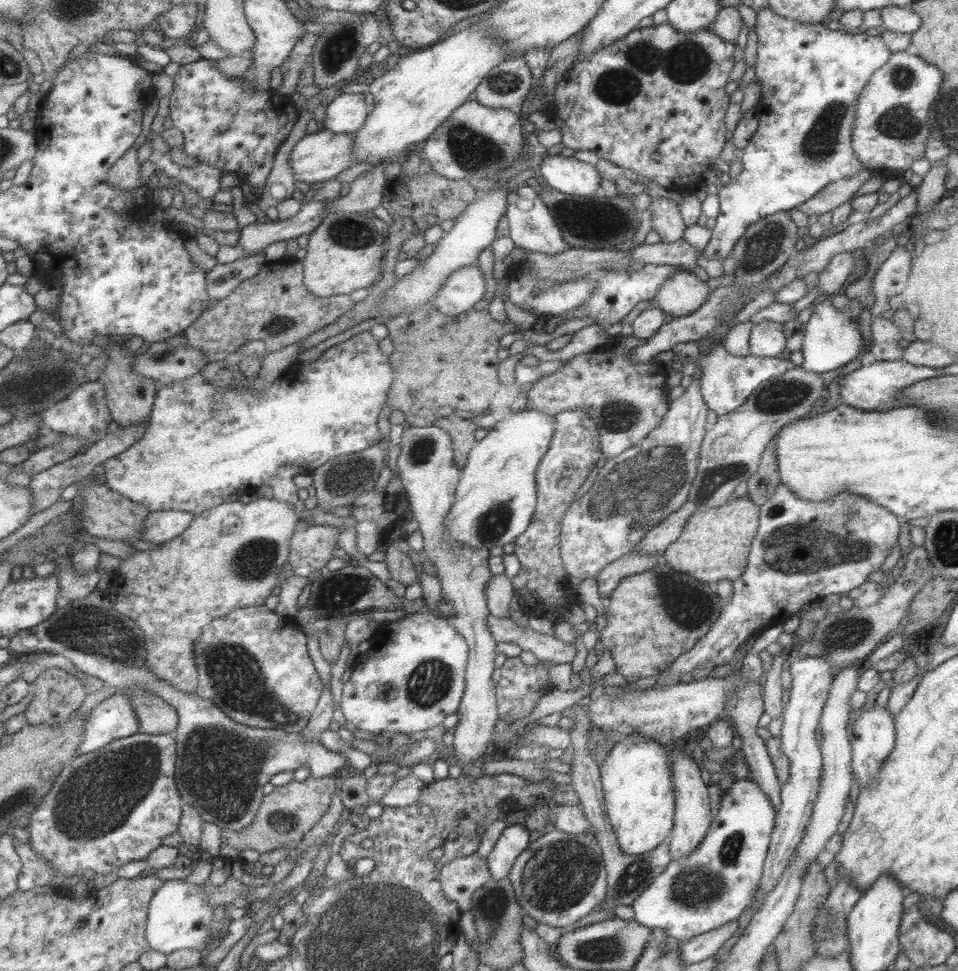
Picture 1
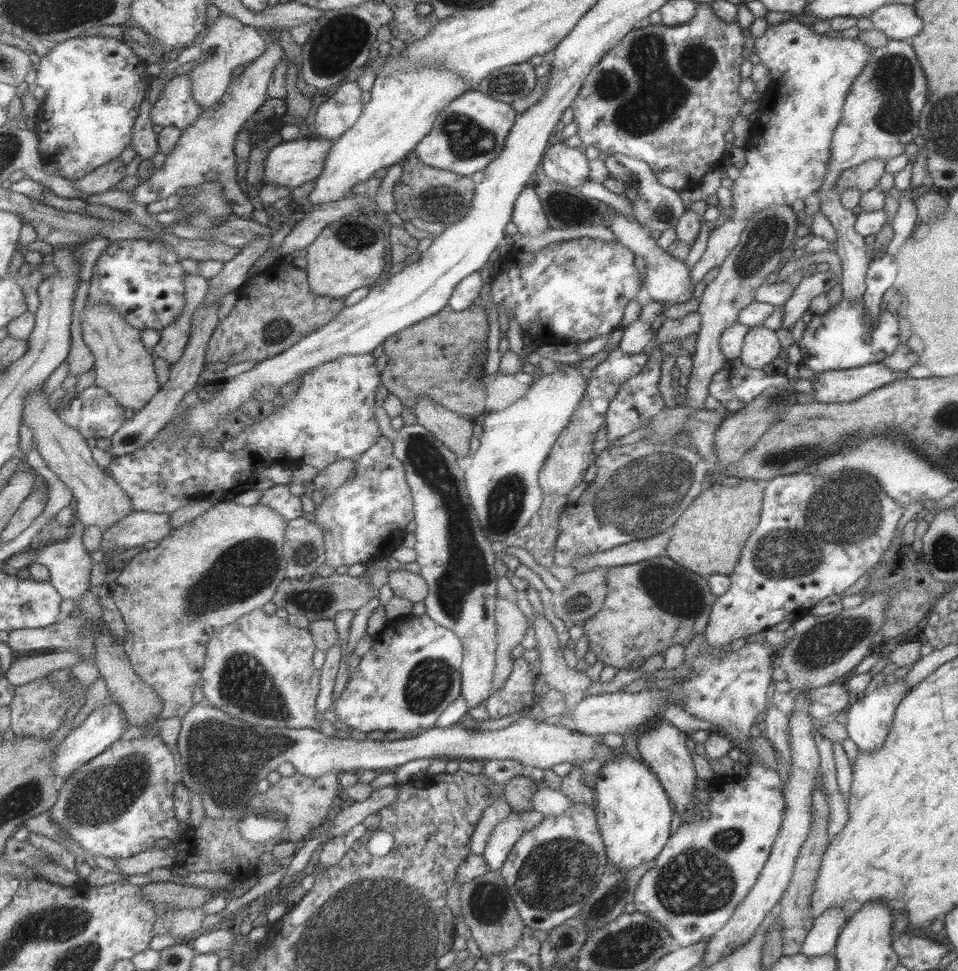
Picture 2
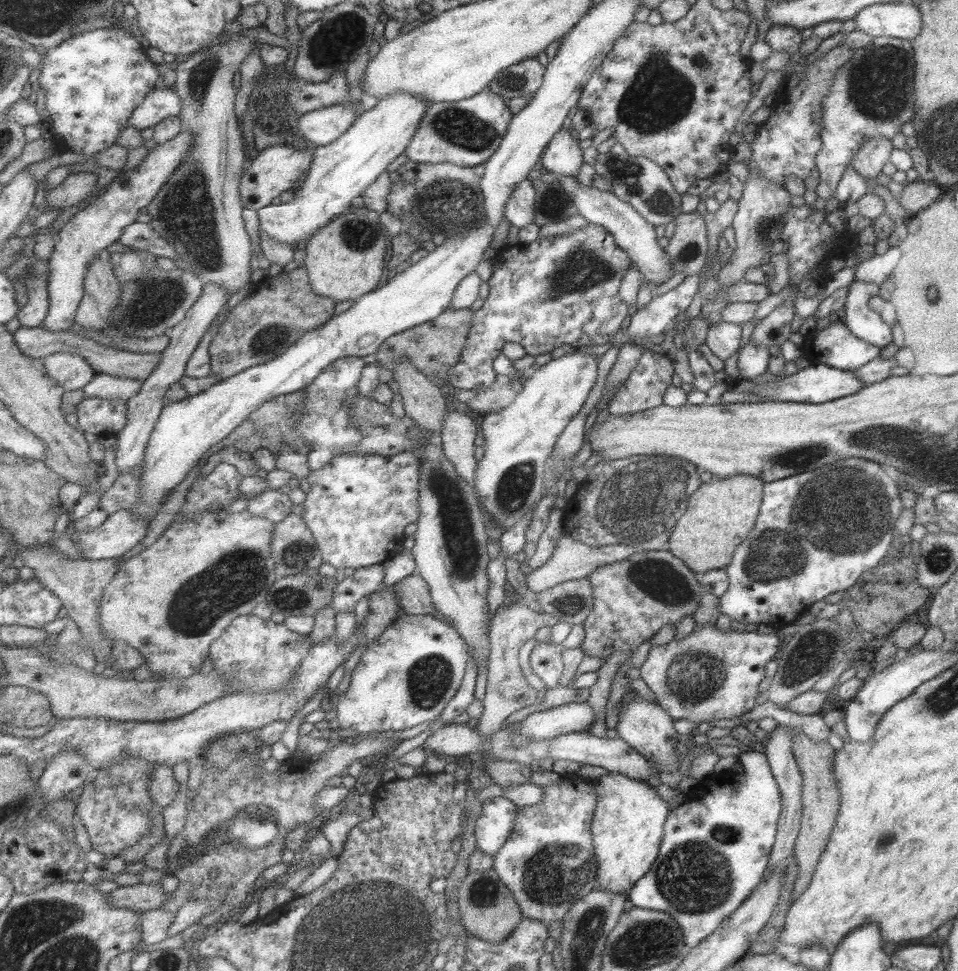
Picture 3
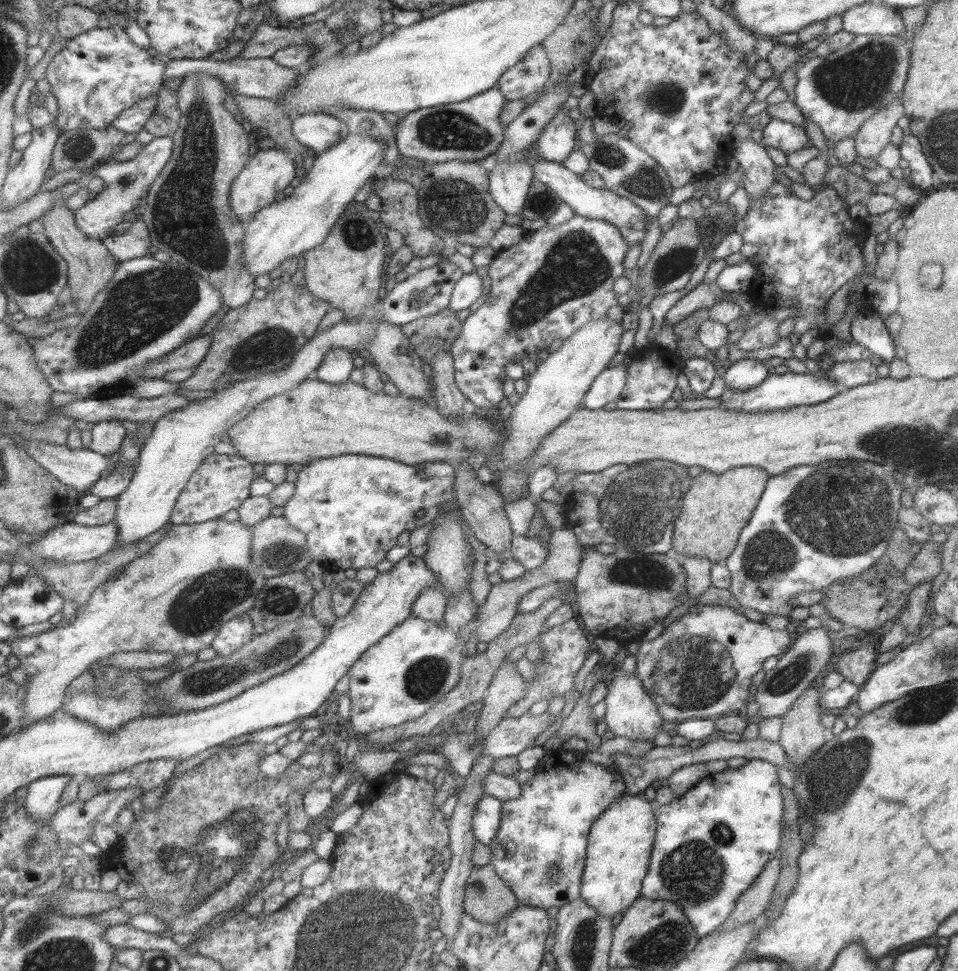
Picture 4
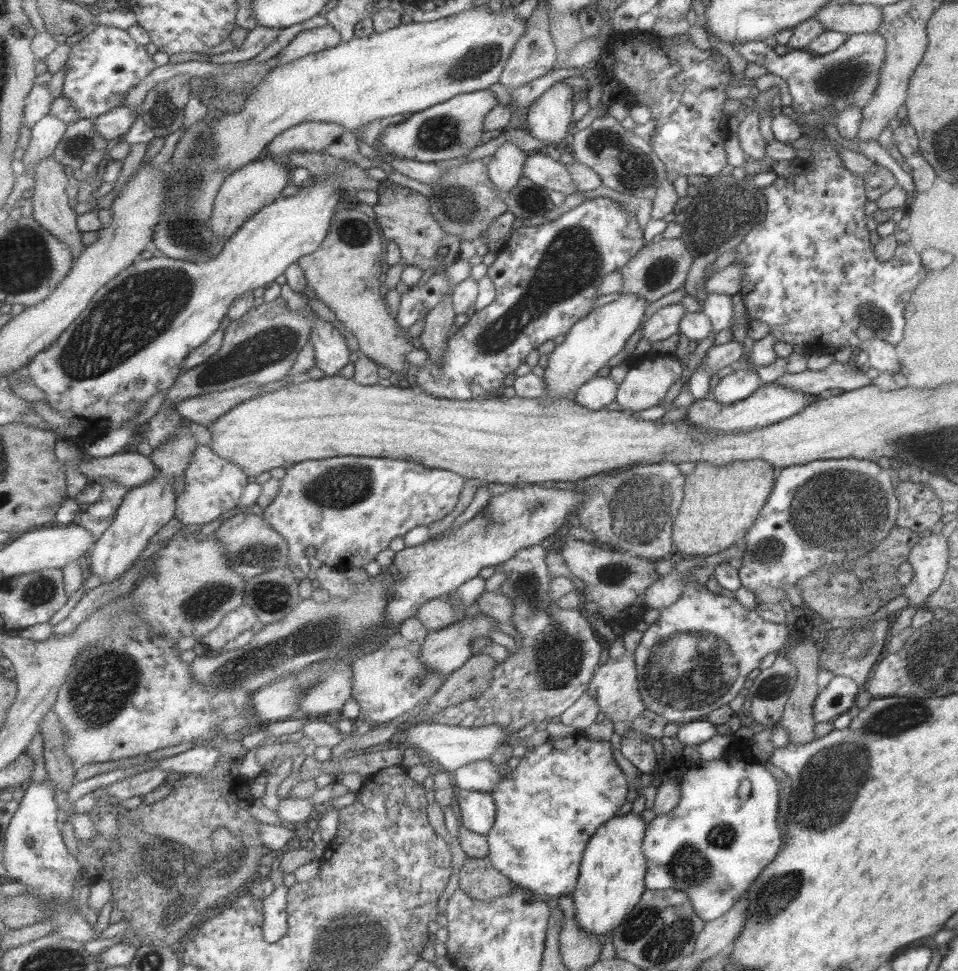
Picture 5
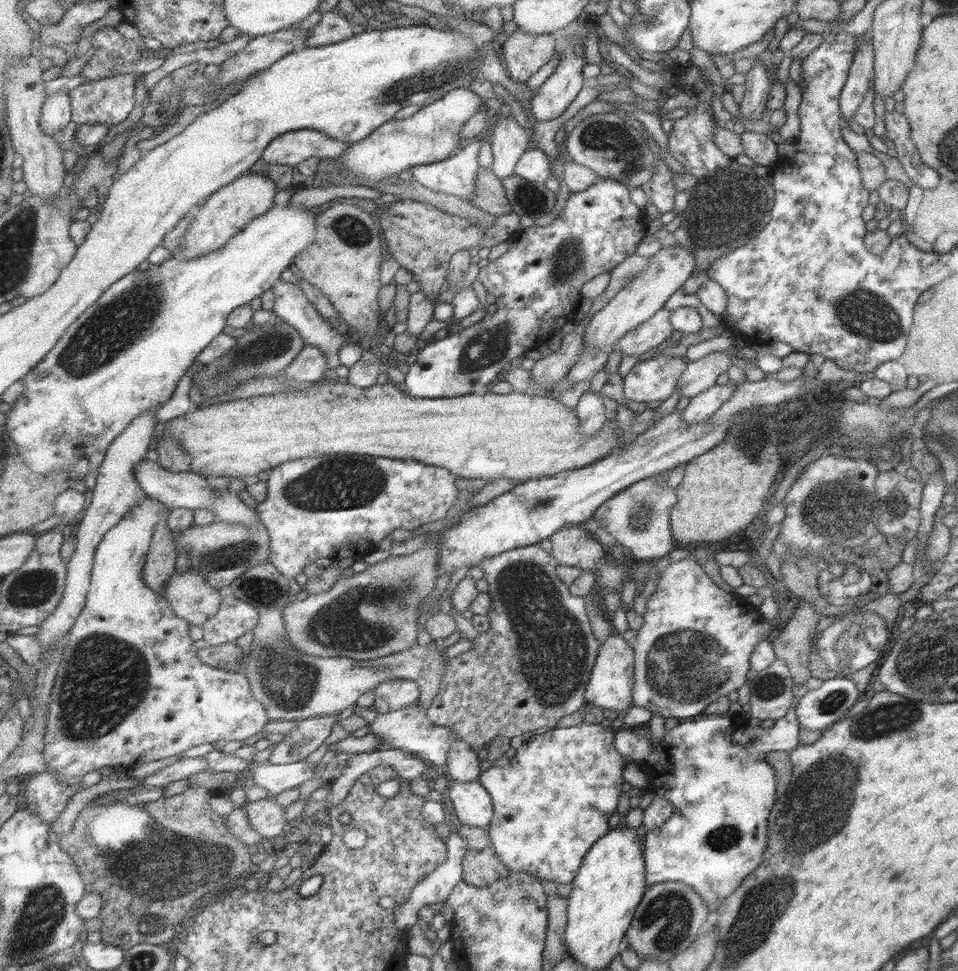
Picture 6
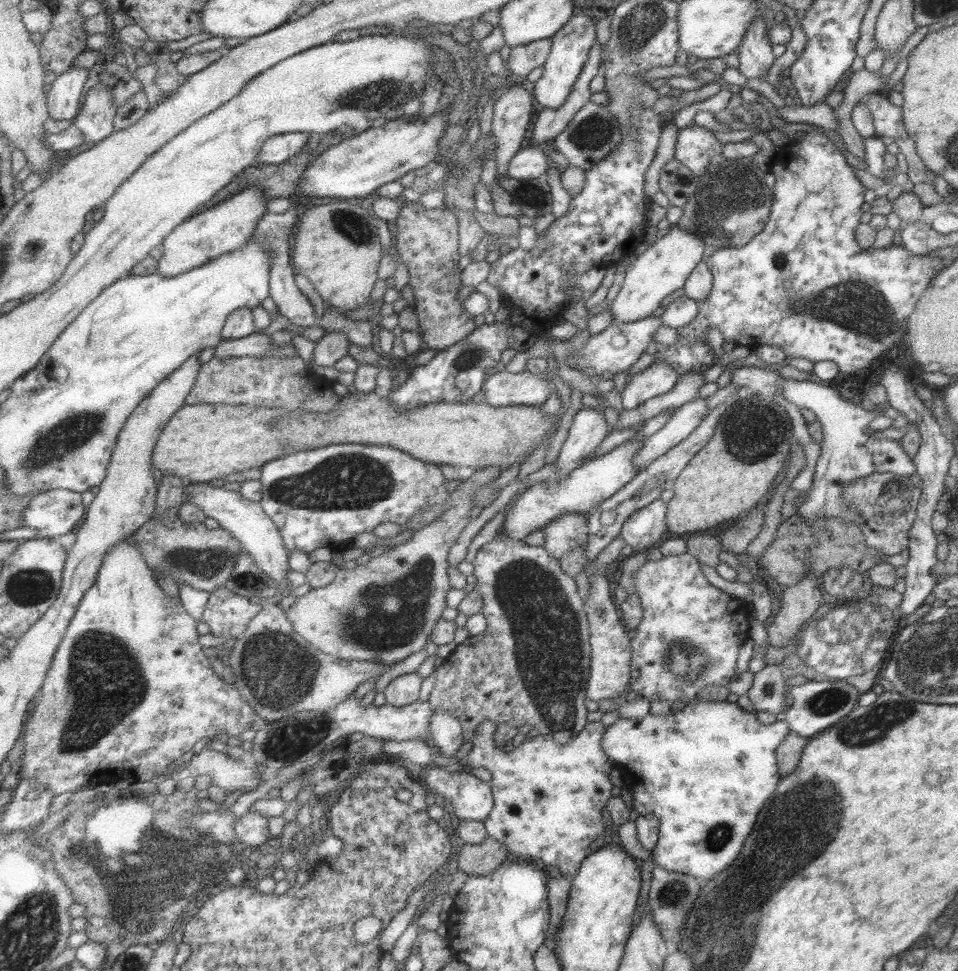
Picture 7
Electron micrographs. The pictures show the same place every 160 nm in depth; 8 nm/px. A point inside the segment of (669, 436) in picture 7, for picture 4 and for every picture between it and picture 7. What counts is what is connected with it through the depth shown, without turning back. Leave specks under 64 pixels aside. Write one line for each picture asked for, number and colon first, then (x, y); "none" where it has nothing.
4: (745, 373)
5: (741, 382)
6: (703, 405)

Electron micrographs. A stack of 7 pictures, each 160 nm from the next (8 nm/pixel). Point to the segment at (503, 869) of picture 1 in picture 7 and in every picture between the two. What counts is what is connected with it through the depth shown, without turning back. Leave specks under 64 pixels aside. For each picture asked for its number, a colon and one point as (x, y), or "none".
2: (503, 836)
3: (492, 827)
4: (486, 817)
5: (477, 809)
6: (472, 804)
7: (471, 799)

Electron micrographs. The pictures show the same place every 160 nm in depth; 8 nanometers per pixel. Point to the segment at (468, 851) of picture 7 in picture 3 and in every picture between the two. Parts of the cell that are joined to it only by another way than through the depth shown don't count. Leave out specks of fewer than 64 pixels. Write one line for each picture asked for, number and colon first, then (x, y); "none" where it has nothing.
3: (487, 910)
4: (487, 899)
5: (478, 879)
6: (480, 868)

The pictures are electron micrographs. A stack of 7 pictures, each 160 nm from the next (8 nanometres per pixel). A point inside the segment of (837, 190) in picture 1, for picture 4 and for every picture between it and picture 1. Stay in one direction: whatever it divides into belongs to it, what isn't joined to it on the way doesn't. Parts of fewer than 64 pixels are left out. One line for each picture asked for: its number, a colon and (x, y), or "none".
2: (863, 177)
3: (871, 157)
4: (874, 134)

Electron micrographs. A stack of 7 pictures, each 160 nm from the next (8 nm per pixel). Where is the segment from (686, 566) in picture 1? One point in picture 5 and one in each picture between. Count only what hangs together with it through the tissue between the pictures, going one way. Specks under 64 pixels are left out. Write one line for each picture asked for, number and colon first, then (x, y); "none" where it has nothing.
2: (706, 538)
3: (719, 515)
4: (716, 507)
5: (719, 503)

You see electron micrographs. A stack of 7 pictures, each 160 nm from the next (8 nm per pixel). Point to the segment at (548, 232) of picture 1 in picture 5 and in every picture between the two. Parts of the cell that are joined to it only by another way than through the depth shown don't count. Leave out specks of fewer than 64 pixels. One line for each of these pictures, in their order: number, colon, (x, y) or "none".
2: (527, 215)
3: (518, 211)
4: (508, 183)
5: (504, 169)

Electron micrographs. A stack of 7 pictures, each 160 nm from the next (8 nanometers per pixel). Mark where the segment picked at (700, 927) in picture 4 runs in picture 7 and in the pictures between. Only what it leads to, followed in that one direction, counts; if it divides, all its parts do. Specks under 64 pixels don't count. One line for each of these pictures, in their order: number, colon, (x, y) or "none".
5: (712, 845)
6: (712, 768)
7: (705, 771)

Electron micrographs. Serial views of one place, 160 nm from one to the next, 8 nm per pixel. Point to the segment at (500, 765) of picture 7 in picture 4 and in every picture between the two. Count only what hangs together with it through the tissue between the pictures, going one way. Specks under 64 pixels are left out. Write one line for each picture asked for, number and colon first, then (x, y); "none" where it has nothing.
4: (539, 849)
5: (547, 807)
6: (550, 802)

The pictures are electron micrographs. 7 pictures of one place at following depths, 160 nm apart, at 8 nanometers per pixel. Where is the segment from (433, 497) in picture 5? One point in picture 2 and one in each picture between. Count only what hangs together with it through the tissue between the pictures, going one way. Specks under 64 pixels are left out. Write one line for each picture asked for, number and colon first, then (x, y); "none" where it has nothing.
2: (364, 519)
3: (357, 507)
4: (353, 507)

